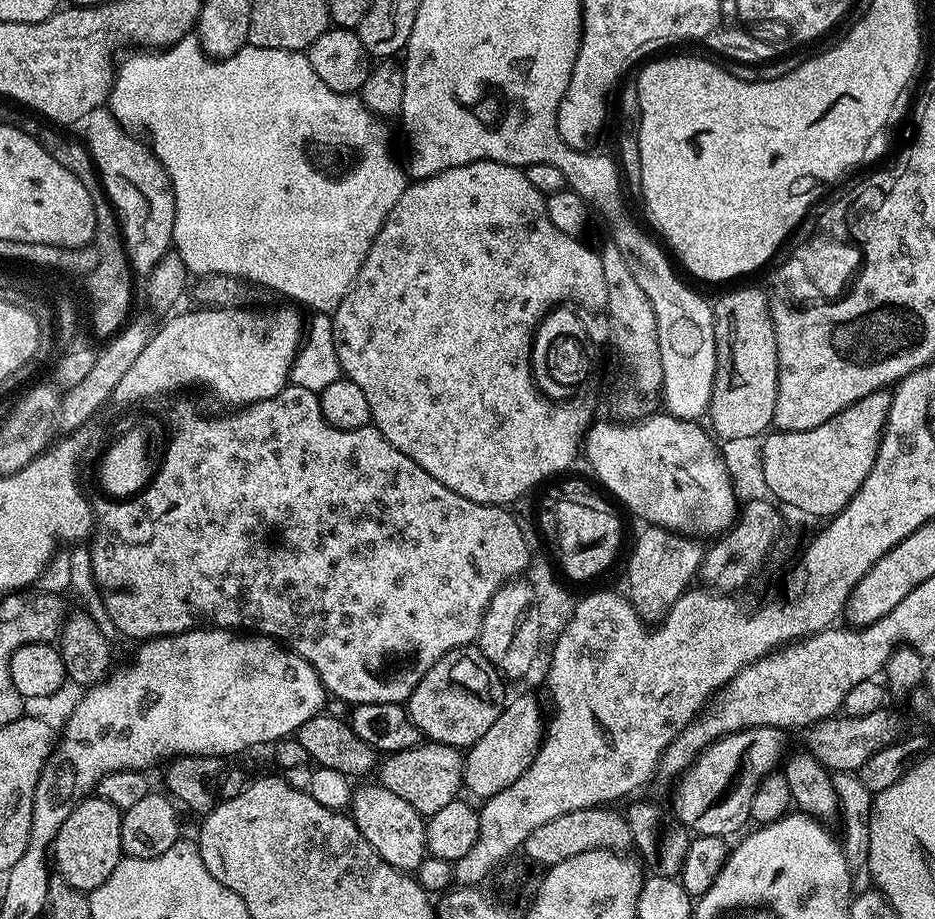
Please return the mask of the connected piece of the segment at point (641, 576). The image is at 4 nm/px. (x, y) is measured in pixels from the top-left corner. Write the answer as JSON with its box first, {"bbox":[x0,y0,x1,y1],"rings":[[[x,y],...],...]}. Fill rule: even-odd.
{"bbox":[626,526,705,622],"rings":[[[655,526],[645,527],[645,532],[636,540],[636,545],[632,548],[632,553],[628,556],[628,589],[626,595],[636,607],[636,613],[645,622],[659,622],[670,610],[677,598],[684,592],[689,591],[690,585],[697,579],[700,571],[700,563],[704,561],[705,545],[700,545],[699,539],[688,534],[681,534],[667,528],[657,528]]]}

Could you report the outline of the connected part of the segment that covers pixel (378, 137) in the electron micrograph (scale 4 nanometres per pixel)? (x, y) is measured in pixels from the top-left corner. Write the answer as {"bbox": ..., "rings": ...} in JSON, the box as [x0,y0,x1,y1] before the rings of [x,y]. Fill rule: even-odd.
{"bbox":[106,34,410,313],"rings":[[[196,34],[186,35],[177,44],[172,44],[168,48],[133,52],[136,52],[133,56],[119,61],[106,108],[126,131],[133,134],[148,132],[147,143],[160,165],[166,170],[168,182],[172,185],[172,193],[176,199],[176,221],[172,235],[174,252],[180,256],[189,273],[197,277],[233,276],[252,286],[261,284],[262,287],[285,296],[288,299],[285,301],[301,309],[312,308],[313,313],[335,312],[342,298],[352,289],[354,278],[368,253],[369,243],[380,233],[390,210],[394,210],[398,198],[402,198],[405,188],[410,183],[405,165],[396,164],[396,156],[392,153],[387,130],[376,125],[379,124],[377,117],[368,111],[368,107],[360,101],[359,95],[330,90],[330,86],[326,86],[326,82],[322,82],[322,78],[314,74],[314,66],[310,66],[304,52],[247,46],[238,50],[236,56],[215,60],[204,52],[200,38]],[[308,136],[320,136],[320,140],[344,140],[344,144],[359,145],[364,161],[357,165],[356,172],[349,173],[344,180],[324,180],[324,176],[320,176],[320,172],[312,172],[312,168],[308,168],[308,160],[304,160],[304,140],[308,140]]]}

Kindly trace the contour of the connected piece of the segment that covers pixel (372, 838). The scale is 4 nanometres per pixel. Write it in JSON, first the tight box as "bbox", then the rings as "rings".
{"bbox":[350,782,428,873],"rings":[[[378,782],[364,784],[355,789],[352,794],[350,815],[358,826],[360,836],[390,862],[400,872],[415,873],[416,867],[424,861],[428,855],[428,843],[426,842],[426,830],[428,829],[425,817],[421,816],[410,802],[398,798],[398,794],[390,794]]]}

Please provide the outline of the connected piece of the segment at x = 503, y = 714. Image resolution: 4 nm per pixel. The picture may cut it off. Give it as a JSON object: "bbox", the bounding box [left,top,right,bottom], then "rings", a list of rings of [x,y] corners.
{"bbox":[464,696,546,798],"rings":[[[516,696],[513,700],[511,697],[498,714],[498,718],[494,718],[494,726],[490,726],[490,730],[486,730],[486,734],[482,734],[482,738],[478,738],[478,742],[474,742],[472,747],[467,749],[464,757],[464,788],[480,796],[479,798],[487,798],[506,790],[506,786],[510,786],[510,782],[517,780],[526,770],[526,766],[534,762],[545,731],[546,712],[545,709],[544,712],[540,709],[539,702],[532,696]]]}

